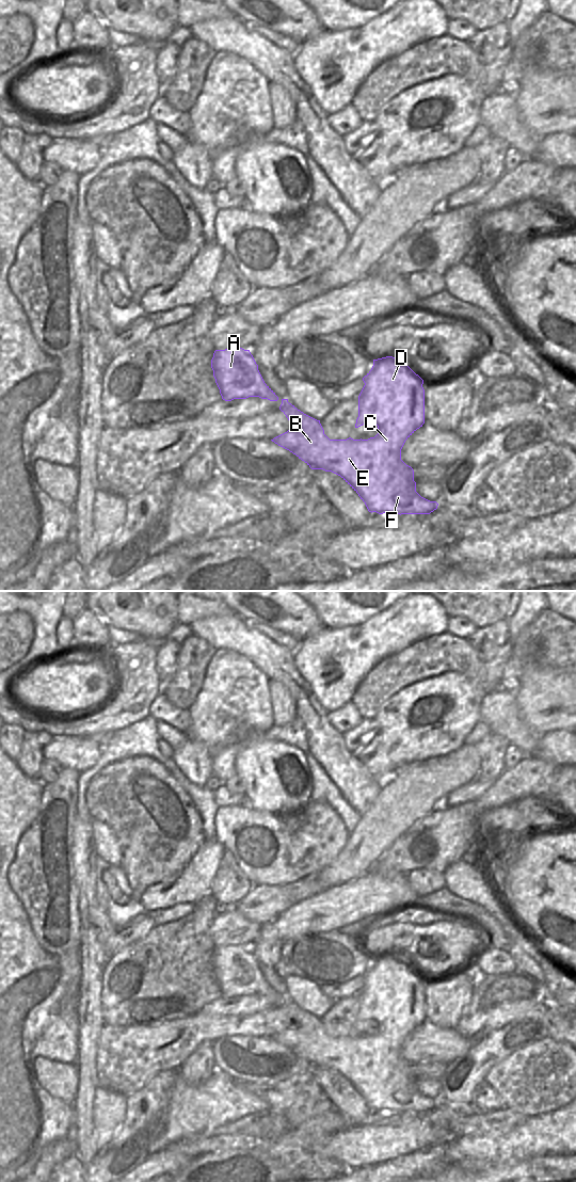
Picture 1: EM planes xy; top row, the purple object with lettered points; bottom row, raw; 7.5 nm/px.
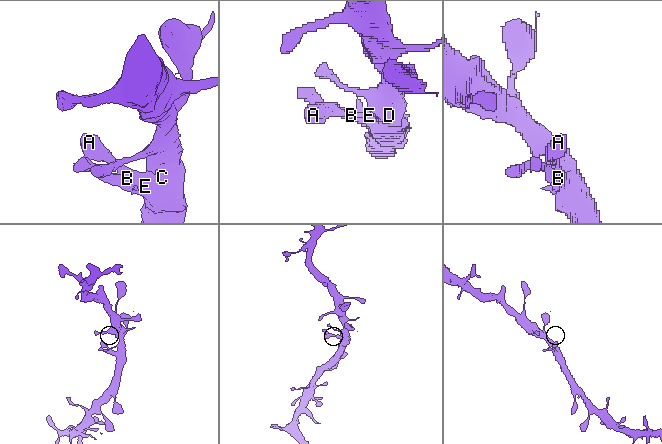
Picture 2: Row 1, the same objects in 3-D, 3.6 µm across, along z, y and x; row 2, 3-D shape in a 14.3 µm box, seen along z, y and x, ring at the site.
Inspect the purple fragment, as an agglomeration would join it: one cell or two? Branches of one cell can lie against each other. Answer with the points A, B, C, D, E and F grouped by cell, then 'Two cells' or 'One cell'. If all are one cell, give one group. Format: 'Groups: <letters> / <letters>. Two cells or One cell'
Groups: A B C D E F. One cell.

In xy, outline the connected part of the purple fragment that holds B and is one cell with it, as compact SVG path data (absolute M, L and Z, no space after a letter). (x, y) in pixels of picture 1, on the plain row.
M386 954L373 957L373 963L363 975L363 978L365 983L358 993L358 1015L355 1025L368 1020L374 1020L378 1023L378 1032L374 1035L368 1037L353 1037L351 1035L347 1037L330 1037L324 1032L320 1018L304 1011L289 1001L288 996L282 996L279 1007L290 1019L290 1026L271 1038L295 1052L311 1067L323 1067L340 1073L358 1091L371 1111L383 1112L391 1109L395 1113L430 1112L437 1106L438 1101L421 1095L416 1089L414 1068L401 1057L401 1047L405 1038L425 1021L423 977L405 960L393 954Z

